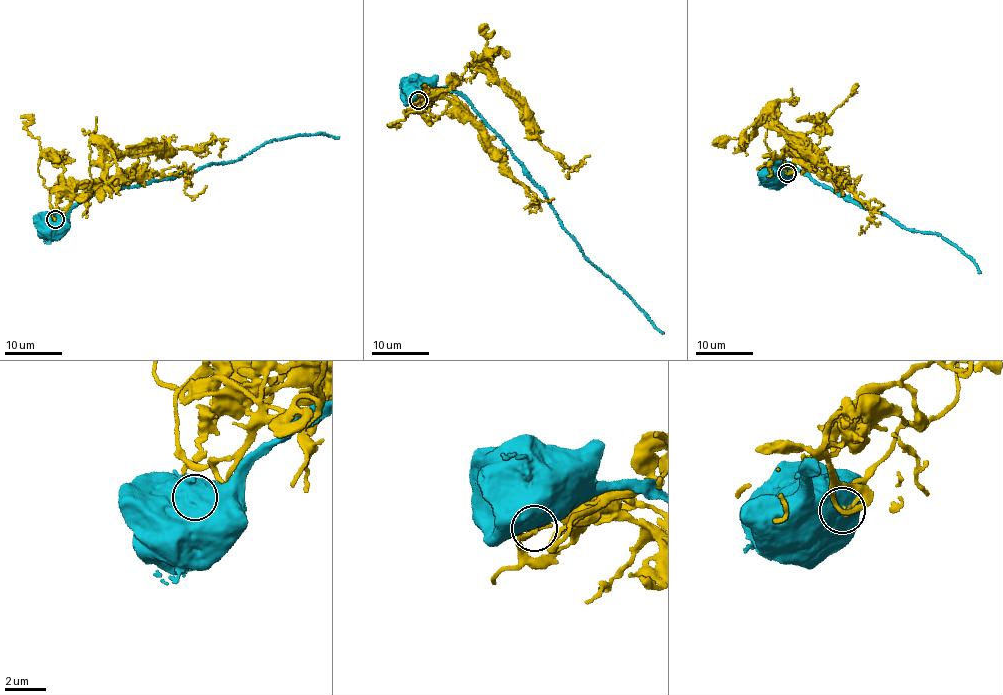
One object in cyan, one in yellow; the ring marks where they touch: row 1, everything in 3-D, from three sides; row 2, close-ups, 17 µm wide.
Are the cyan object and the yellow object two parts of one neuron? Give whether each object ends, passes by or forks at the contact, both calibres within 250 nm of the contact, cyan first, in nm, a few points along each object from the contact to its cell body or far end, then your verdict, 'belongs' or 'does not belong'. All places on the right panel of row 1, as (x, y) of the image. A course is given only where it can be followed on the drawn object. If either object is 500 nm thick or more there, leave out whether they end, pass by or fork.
1100/240 nm | cyan via (787, 173), (775, 175) | yellow via (787, 174), (792, 167), (766, 146), (767, 119), (777, 108), (786, 141), (848, 176), (840, 181), (843, 195) | does not belong

